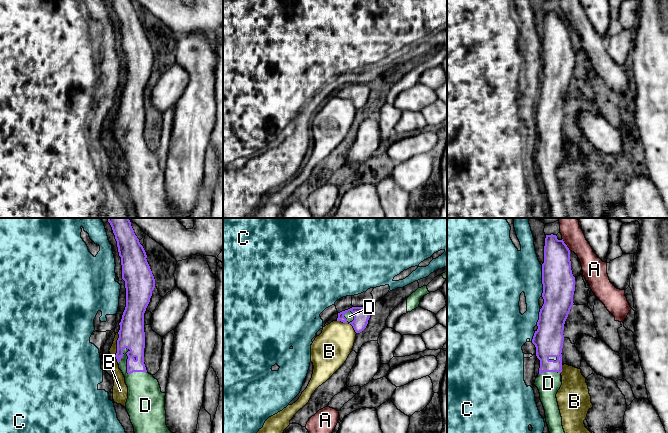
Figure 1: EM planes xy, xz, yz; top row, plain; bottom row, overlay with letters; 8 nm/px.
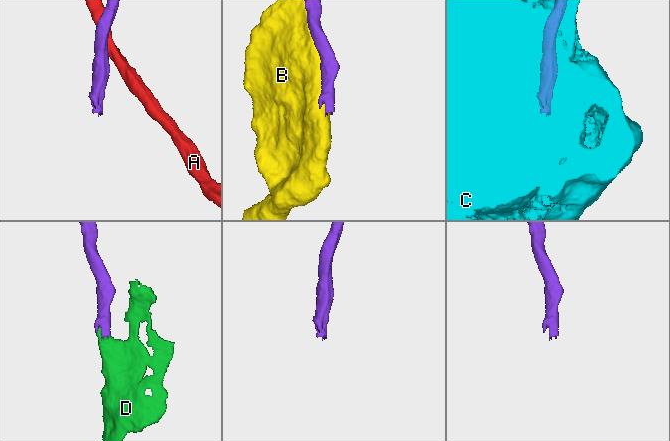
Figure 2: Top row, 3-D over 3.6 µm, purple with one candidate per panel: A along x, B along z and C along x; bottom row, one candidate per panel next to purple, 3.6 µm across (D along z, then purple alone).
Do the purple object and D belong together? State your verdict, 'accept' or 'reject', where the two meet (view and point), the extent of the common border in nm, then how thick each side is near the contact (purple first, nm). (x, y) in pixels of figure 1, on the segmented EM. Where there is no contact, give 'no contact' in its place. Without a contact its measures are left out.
accept | xy (127, 369) | 260 nm | 180/280 nm

